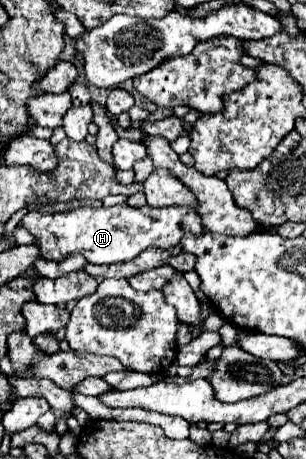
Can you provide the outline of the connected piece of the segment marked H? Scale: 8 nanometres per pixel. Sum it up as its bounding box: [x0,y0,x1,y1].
[19,204,203,264]

